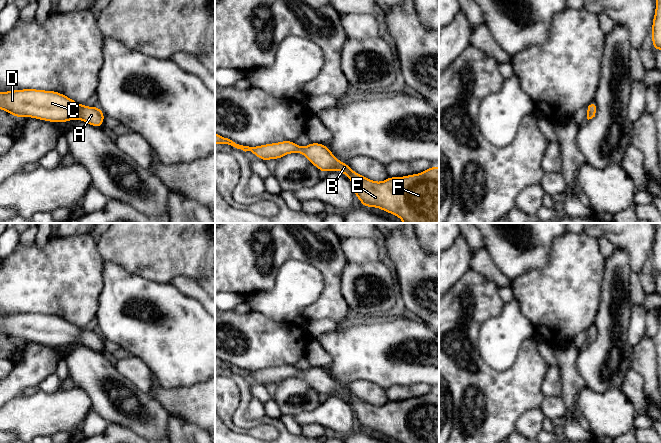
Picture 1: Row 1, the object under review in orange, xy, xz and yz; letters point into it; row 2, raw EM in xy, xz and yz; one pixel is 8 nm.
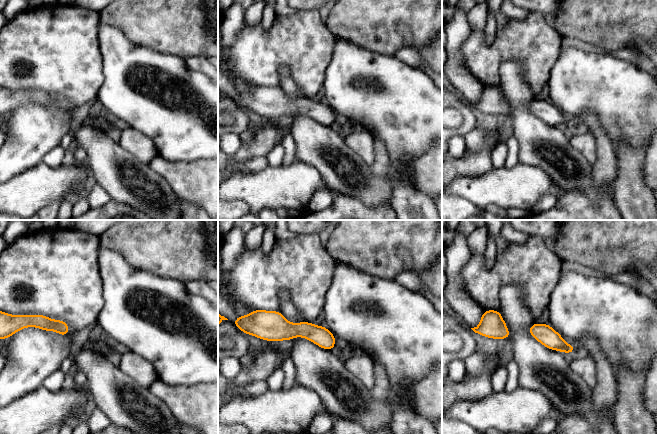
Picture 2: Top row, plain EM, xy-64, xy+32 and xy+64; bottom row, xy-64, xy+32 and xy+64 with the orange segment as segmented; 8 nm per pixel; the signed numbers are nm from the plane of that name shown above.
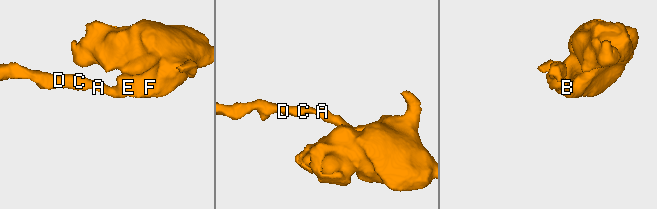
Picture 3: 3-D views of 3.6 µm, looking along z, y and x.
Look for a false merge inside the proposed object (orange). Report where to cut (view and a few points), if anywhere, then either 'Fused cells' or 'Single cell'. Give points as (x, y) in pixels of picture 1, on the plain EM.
No split. Single cell

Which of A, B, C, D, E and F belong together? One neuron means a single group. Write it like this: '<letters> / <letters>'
A B C D E F

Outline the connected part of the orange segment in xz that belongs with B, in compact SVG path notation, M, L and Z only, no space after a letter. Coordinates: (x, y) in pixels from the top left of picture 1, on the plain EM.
M215 357L215 369L228 368L243 375L250 375L261 384L280 383L290 377L301 377L321 396L338 394L344 397L352 406L357 422L365 431L376 431L401 443L439 443L439 392L432 390L419 398L406 399L404 401L388 401L385 405L372 405L356 396L348 388L334 381L328 371L320 367L310 367L301 371L294 365L281 365L255 371L236 368L232 364Z

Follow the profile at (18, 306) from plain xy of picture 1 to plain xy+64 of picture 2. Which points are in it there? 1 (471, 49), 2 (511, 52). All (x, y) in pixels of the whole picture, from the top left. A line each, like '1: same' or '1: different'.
1: same
2: same

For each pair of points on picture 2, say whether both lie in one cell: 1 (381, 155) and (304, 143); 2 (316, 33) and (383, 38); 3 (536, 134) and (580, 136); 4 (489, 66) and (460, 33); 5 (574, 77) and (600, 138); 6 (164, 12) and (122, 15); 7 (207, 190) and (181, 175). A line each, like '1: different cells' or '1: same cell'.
1: different cells
2: different cells
3: different cells
4: different cells
5: different cells
6: same cell
7: same cell

